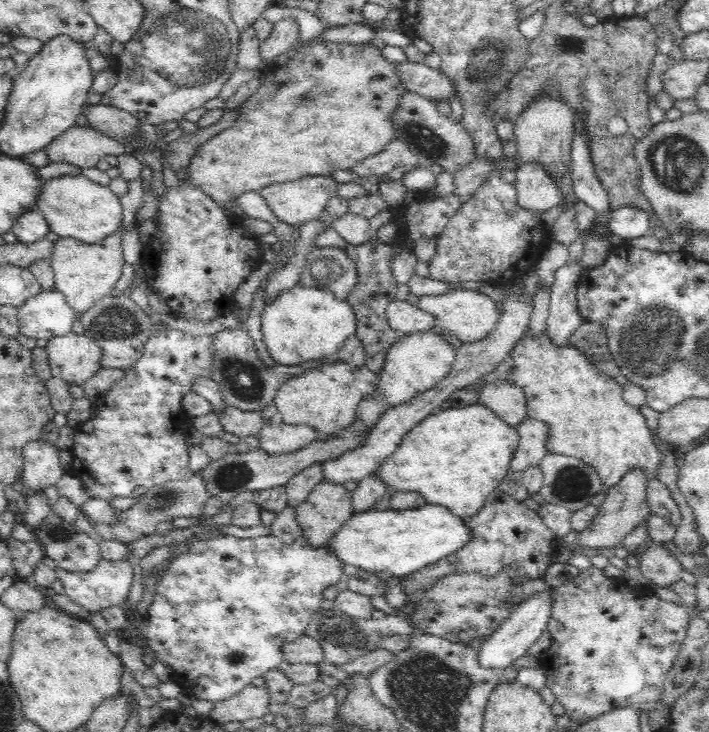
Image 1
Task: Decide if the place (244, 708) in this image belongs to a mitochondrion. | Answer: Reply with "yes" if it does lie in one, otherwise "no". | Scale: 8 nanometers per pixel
no

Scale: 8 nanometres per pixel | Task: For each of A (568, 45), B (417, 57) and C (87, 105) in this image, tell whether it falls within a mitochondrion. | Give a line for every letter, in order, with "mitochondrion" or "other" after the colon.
A: mitochondrion
B: other
C: other

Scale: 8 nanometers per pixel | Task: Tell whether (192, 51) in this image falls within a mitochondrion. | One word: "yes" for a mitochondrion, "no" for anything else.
yes

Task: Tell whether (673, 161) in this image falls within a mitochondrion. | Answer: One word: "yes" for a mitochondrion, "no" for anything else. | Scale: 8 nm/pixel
yes

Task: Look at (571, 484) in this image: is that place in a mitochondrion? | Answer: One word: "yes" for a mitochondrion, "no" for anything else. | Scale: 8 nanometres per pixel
yes

